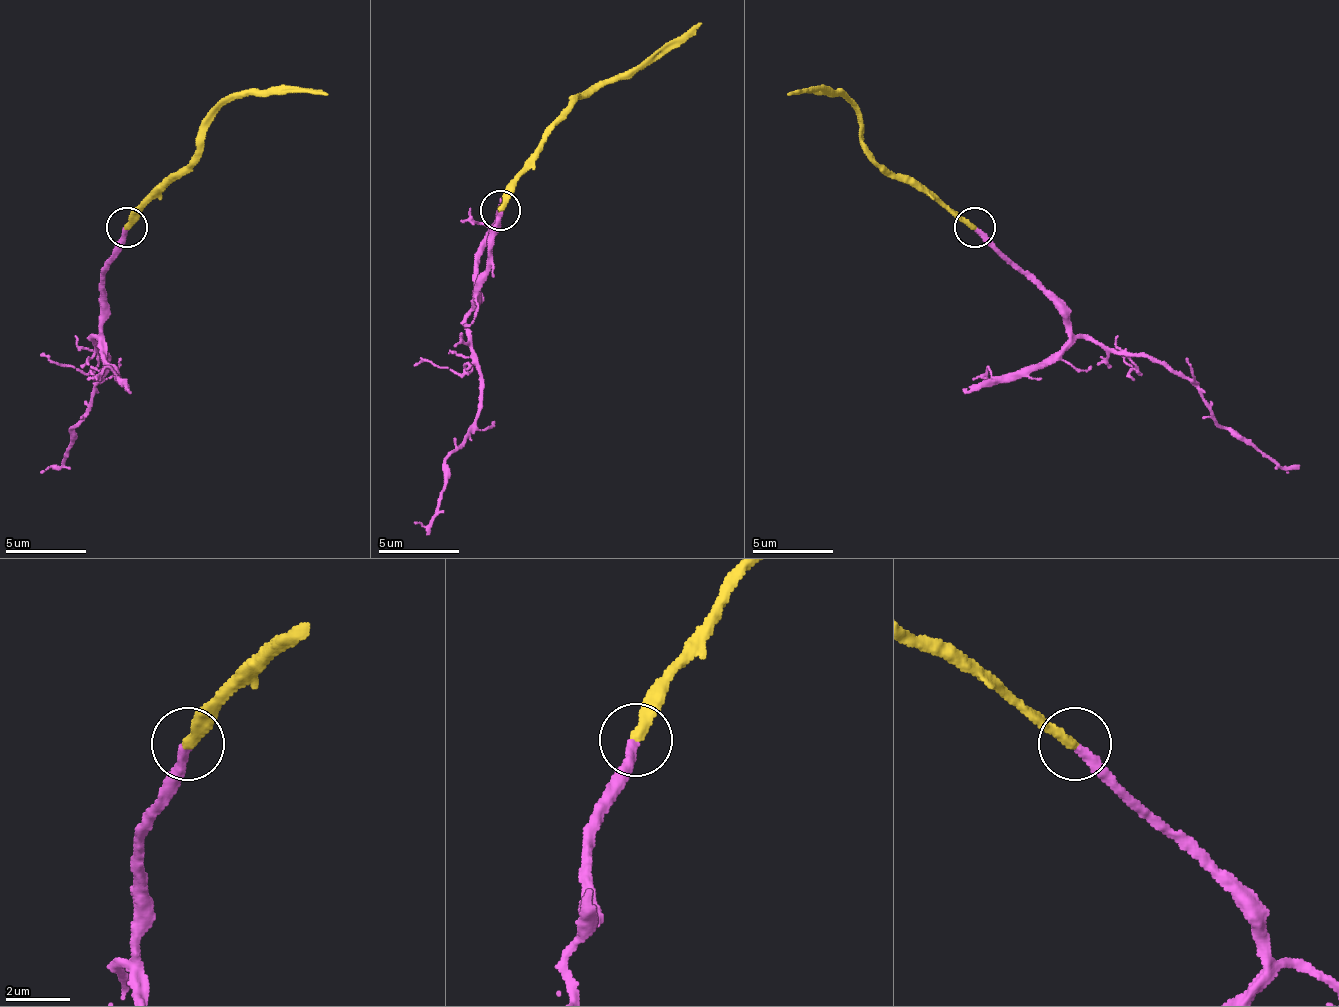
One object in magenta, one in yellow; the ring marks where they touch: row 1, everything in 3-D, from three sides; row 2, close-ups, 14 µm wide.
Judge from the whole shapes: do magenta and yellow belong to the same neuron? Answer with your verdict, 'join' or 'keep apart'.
join

